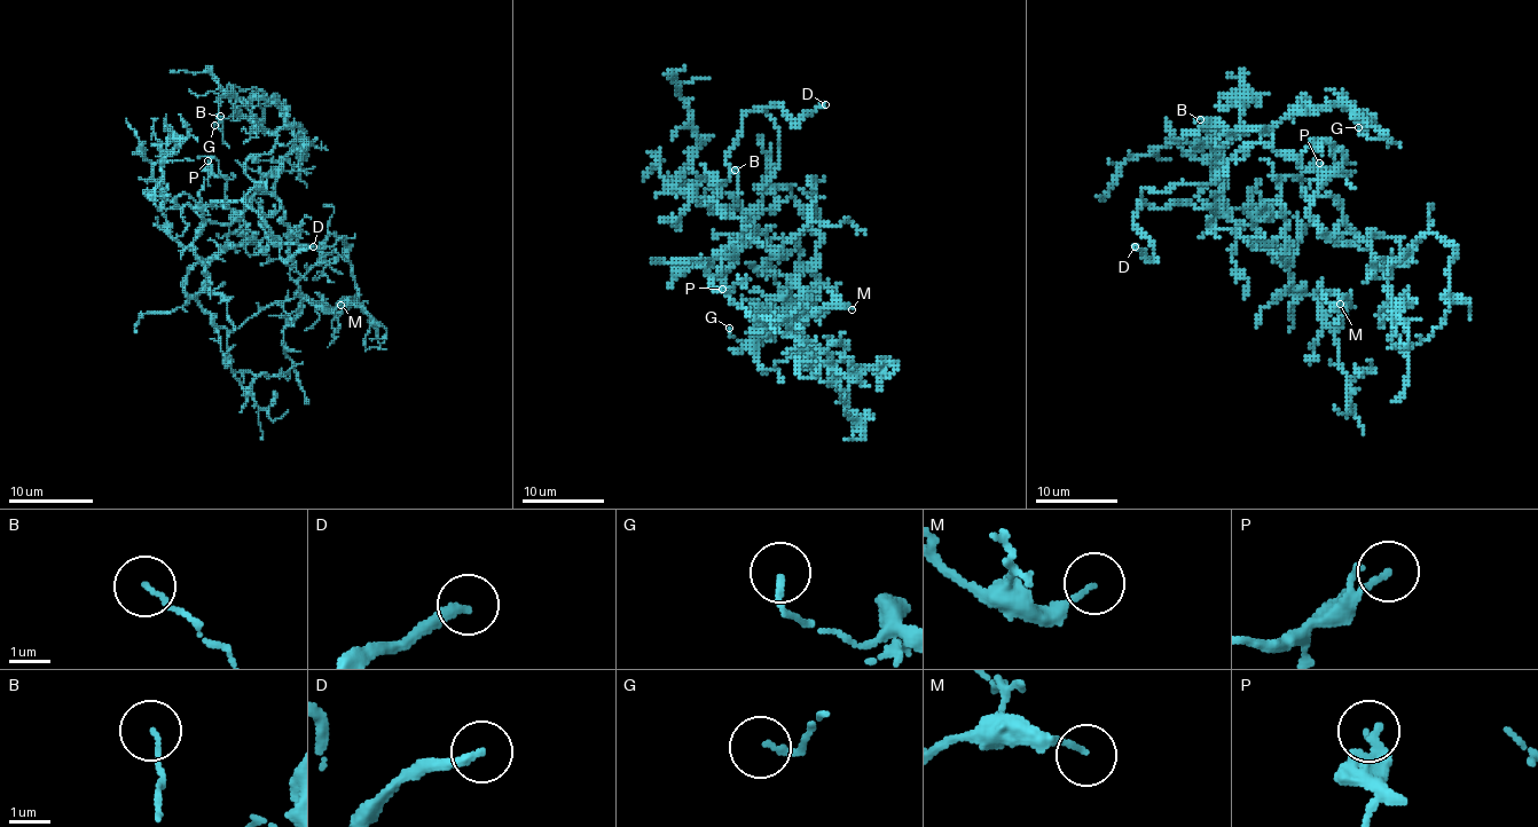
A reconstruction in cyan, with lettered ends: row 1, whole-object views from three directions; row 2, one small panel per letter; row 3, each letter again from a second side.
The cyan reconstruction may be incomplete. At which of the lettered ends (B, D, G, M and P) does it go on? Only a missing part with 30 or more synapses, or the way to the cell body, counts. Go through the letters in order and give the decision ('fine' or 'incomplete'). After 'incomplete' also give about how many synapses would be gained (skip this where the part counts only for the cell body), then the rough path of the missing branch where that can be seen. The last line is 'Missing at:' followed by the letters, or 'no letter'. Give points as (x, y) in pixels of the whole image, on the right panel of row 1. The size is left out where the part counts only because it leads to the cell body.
B: fine
D: incomplete
G: fine
M: fine
P: fine
Missing at: D

